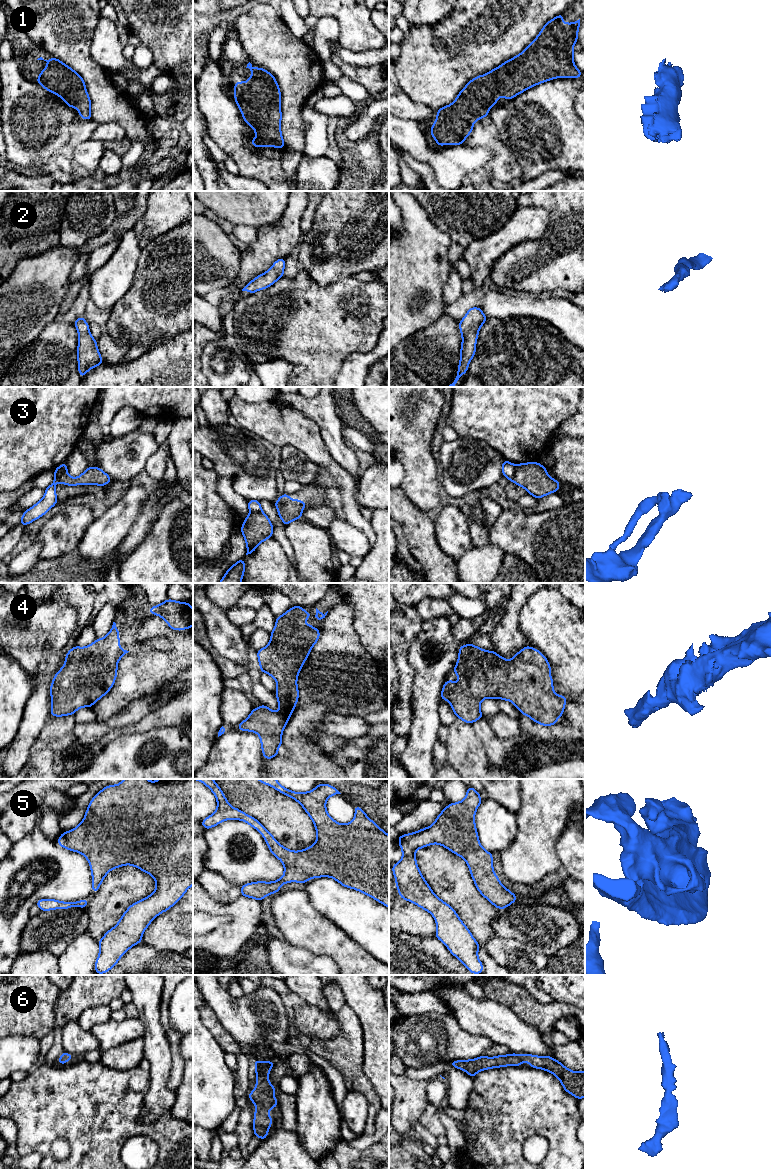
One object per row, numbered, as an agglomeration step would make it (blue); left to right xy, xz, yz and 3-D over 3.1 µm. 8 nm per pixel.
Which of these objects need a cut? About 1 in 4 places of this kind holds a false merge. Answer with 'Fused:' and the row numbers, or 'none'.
Fused: 3

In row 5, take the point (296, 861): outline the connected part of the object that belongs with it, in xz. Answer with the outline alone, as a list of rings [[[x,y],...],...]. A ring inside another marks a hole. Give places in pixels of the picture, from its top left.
[[[193,779],[193,780],[199,780],[200,782],[202,782],[204,785],[206,785],[215,795],[216,799],[217,799],[217,809],[216,811],[211,814],[210,816],[208,816],[207,818],[203,819],[201,821],[202,826],[206,829],[209,828],[213,828],[214,826],[220,824],[221,822],[223,822],[224,820],[242,820],[244,822],[246,822],[247,824],[249,824],[251,827],[255,828],[256,830],[258,830],[261,835],[263,836],[263,838],[265,839],[265,842],[269,848],[269,850],[271,851],[272,855],[277,857],[284,865],[284,875],[279,878],[276,881],[273,882],[264,882],[264,881],[258,881],[258,882],[252,882],[252,883],[248,883],[248,884],[244,884],[243,886],[241,886],[241,895],[245,896],[245,897],[249,897],[249,898],[253,898],[256,900],[261,901],[262,899],[264,899],[266,896],[272,894],[272,893],[278,893],[278,891],[280,890],[281,886],[285,883],[289,883],[289,882],[298,882],[298,883],[306,883],[307,881],[309,881],[312,878],[319,878],[319,877],[331,877],[334,880],[336,880],[337,882],[339,882],[342,886],[347,887],[347,888],[351,888],[351,889],[355,889],[359,892],[362,892],[370,897],[372,897],[373,899],[375,899],[376,901],[382,903],[383,905],[385,905],[387,908],[389,908],[389,835],[383,831],[375,822],[373,822],[366,814],[365,812],[359,807],[359,806],[354,806],[355,809],[355,816],[353,818],[353,820],[350,823],[346,823],[346,824],[341,824],[336,822],[334,819],[332,819],[330,817],[330,815],[328,814],[327,810],[326,810],[326,801],[330,796],[333,795],[337,795],[337,794],[341,794],[335,787],[329,785],[329,784],[322,784],[319,783],[313,790],[309,791],[309,792],[293,792],[285,787],[283,787],[282,785],[280,785],[278,783],[278,781],[276,779],[256,779],[258,781],[260,781],[261,783],[265,784],[265,785],[269,785],[271,787],[273,787],[274,789],[276,789],[277,791],[279,791],[280,793],[289,796],[291,798],[293,798],[294,800],[296,800],[306,811],[306,813],[309,815],[309,817],[311,818],[311,820],[314,823],[315,829],[316,829],[316,833],[317,833],[317,839],[316,842],[311,845],[310,847],[304,849],[304,850],[300,850],[300,851],[292,851],[289,850],[285,847],[283,847],[273,836],[271,833],[268,832],[268,830],[255,818],[253,818],[252,816],[242,812],[241,810],[239,810],[238,808],[234,808],[232,807],[229,802],[227,801],[224,793],[222,792],[222,790],[220,789],[219,785],[216,784],[216,782],[213,779]]]

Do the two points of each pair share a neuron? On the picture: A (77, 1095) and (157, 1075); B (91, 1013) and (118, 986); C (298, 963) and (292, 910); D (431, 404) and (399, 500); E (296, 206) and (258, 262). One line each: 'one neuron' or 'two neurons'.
A: two neurons
B: two neurons
C: two neurons
D: two neurons
E: one neuron

